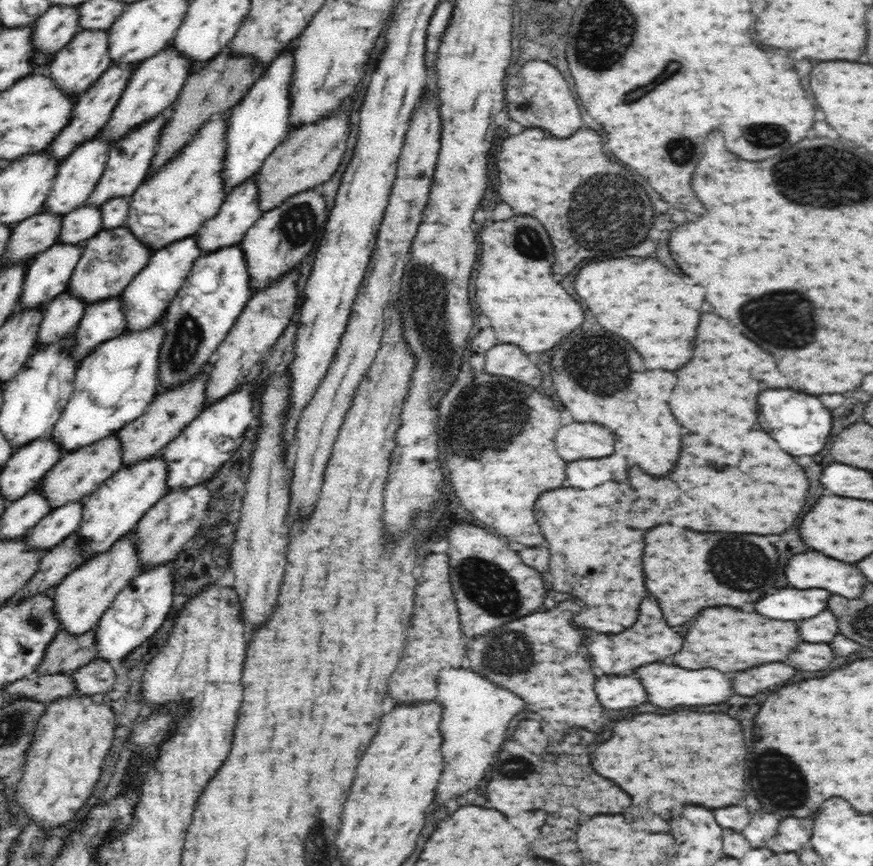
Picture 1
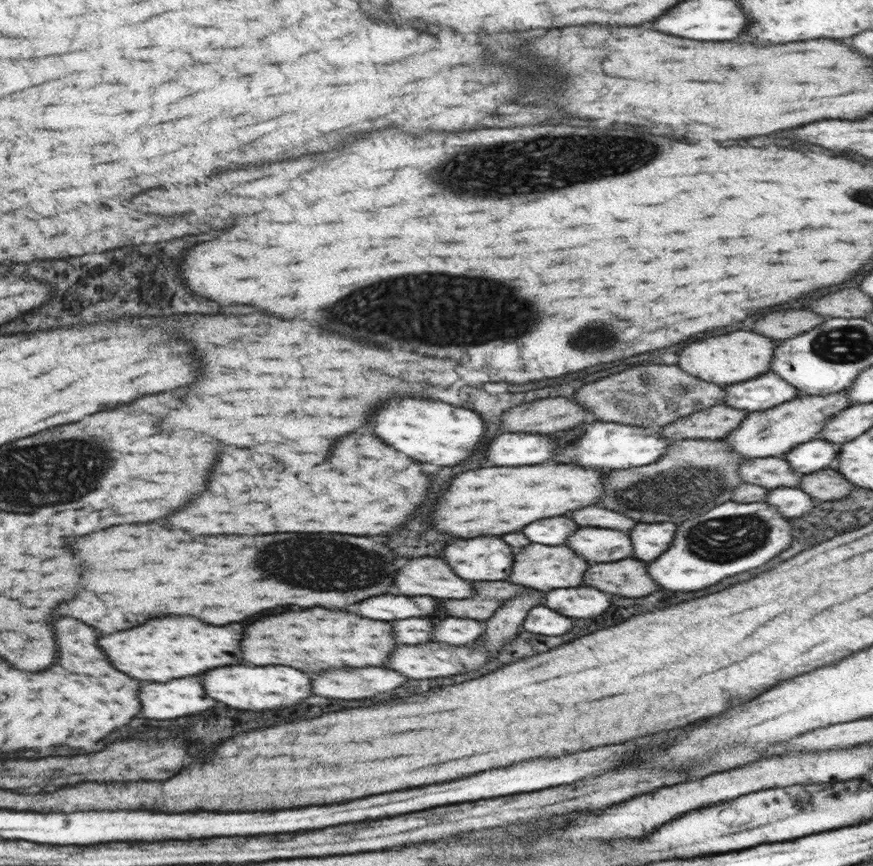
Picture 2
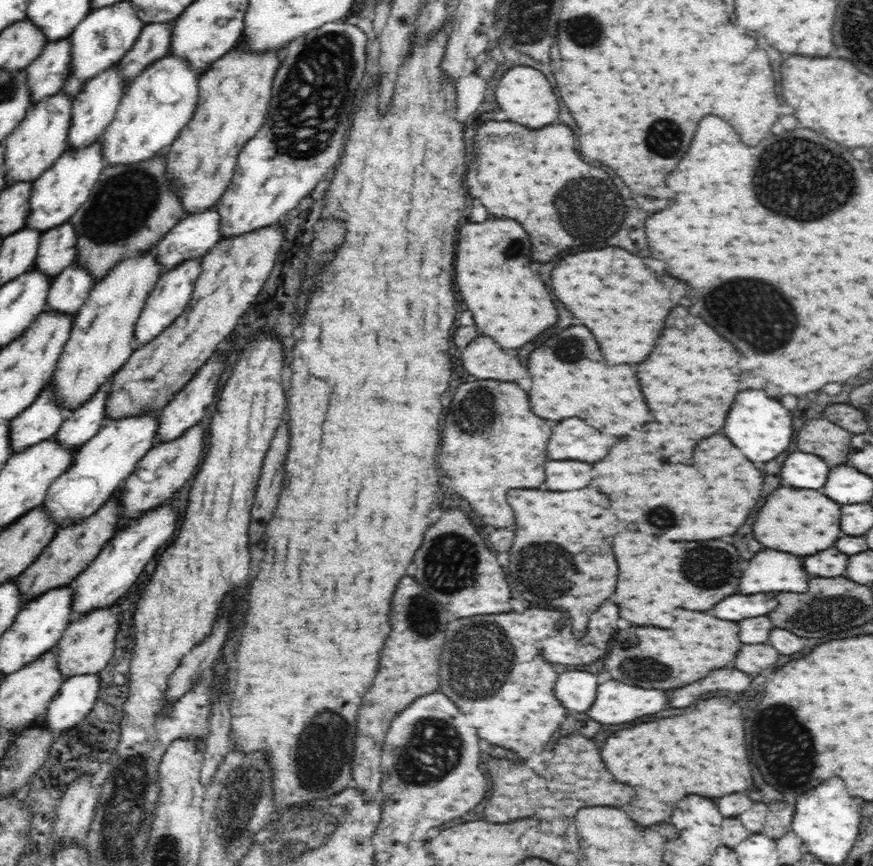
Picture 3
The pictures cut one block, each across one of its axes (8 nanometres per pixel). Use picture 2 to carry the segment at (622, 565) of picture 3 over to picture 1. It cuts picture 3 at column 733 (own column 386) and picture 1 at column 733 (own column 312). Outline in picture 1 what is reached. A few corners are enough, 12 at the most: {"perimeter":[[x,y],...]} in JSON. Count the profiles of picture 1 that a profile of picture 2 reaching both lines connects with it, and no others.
{"perimeter":[[666,524],[646,588],[670,626],[776,590],[766,536]]}

